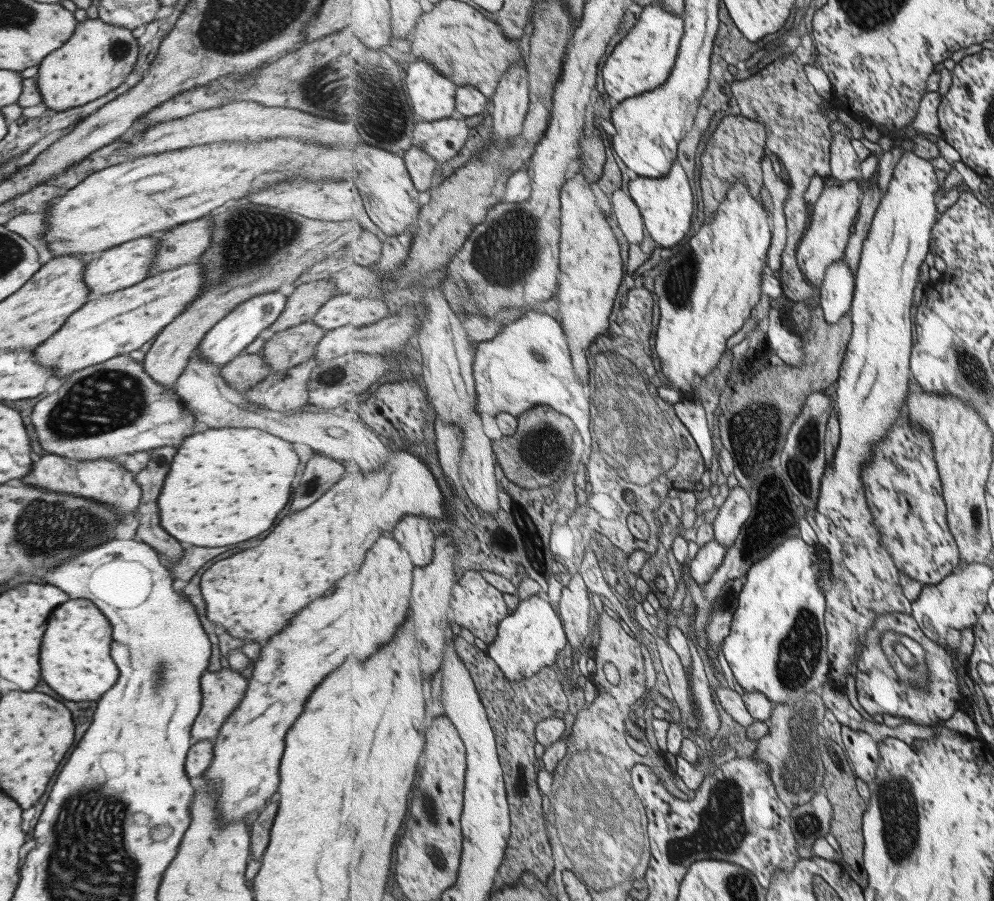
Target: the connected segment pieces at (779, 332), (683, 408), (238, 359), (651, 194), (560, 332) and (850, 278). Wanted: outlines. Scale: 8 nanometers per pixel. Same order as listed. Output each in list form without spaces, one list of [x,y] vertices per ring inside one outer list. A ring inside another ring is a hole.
[[[770,309],[768,311],[771,317],[769,332],[767,336],[767,350],[775,354],[785,364],[801,368],[803,366],[804,353],[802,350],[800,336],[793,334],[781,324],[779,310]]]
[[[697,395],[694,398],[685,398],[685,402],[681,400],[681,404],[675,406],[679,418],[683,420],[683,424],[691,430],[695,443],[705,459],[706,465],[713,464],[715,458],[715,444],[713,444],[713,436],[709,430],[709,422],[707,422],[707,414],[703,404],[697,400]]]
[[[261,352],[241,353],[234,356],[225,366],[221,366],[219,375],[227,386],[244,394],[269,375],[269,367],[265,365]]]
[[[676,159],[675,166],[666,176],[661,178],[647,178],[634,175],[629,183],[629,194],[641,209],[649,241],[661,244],[665,248],[677,246],[683,238],[687,238],[691,230],[691,218],[695,212],[695,196],[693,188],[689,184],[689,176],[685,168],[681,166],[680,160]]]
[[[526,311],[521,318],[508,322],[493,340],[480,342],[475,348],[473,370],[478,395],[477,411],[494,417],[505,411],[519,417],[535,407],[546,405],[575,420],[573,416],[577,414],[577,406],[581,407],[585,402],[591,414],[591,406],[595,406],[595,402],[591,402],[591,398],[595,398],[595,386],[591,386],[591,382],[579,382],[579,374],[573,366],[573,360],[570,342],[562,322],[545,312]]]
[[[846,260],[834,262],[820,289],[820,305],[831,324],[837,324],[846,314],[851,314],[855,289],[856,275]]]

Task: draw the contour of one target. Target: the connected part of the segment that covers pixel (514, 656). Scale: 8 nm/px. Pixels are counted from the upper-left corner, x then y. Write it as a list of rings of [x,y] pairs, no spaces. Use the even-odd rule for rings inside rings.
[[[537,595],[519,601],[516,609],[500,622],[495,642],[486,646],[487,654],[510,680],[533,678],[551,664],[562,664],[563,650],[570,644],[560,613]]]

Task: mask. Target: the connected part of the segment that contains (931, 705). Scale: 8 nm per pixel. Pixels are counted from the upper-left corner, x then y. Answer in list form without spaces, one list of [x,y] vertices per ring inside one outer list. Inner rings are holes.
[[[901,612],[880,614],[874,628],[870,628],[870,632],[868,632],[865,645],[859,654],[860,659],[856,666],[857,672],[854,678],[858,689],[858,702],[869,715],[891,714],[891,716],[908,718],[913,723],[930,727],[935,727],[940,720],[953,718],[953,715],[958,711],[959,702],[963,700],[963,695],[966,694],[966,691],[960,686],[959,674],[955,668],[953,655],[945,647],[931,641],[926,636],[912,614]],[[888,630],[906,634],[923,645],[927,654],[922,661],[926,662],[930,668],[928,684],[924,686],[910,684],[898,675],[881,645],[881,637]]]

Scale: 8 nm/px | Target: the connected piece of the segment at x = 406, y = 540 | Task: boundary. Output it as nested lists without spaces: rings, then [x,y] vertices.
[[[405,516],[395,527],[395,532],[391,532],[391,536],[395,534],[395,538],[399,538],[399,542],[410,552],[416,566],[427,566],[434,559],[437,536],[432,529],[433,521],[430,518],[421,518],[419,516]]]

